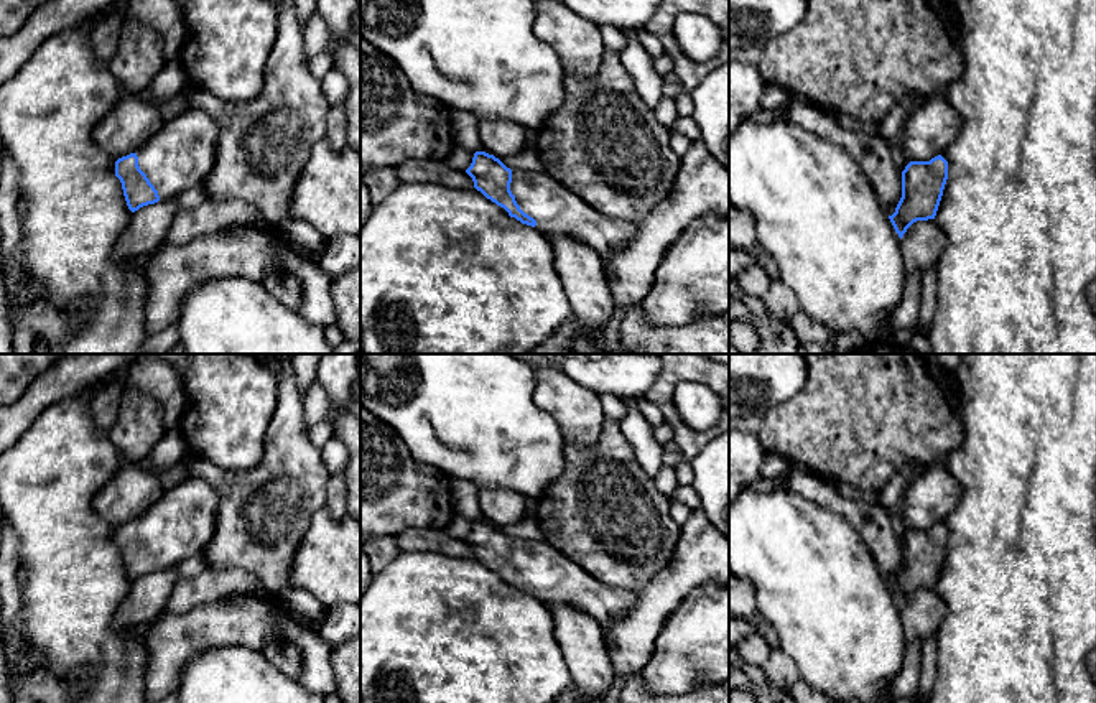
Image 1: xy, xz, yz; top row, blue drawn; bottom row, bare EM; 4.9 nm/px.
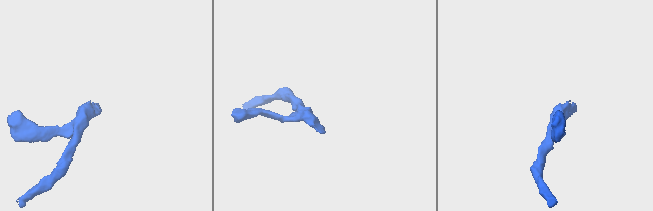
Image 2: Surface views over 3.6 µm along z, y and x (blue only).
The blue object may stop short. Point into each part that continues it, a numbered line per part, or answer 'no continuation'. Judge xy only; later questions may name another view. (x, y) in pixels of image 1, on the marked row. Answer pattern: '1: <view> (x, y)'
1: xy (180, 155)

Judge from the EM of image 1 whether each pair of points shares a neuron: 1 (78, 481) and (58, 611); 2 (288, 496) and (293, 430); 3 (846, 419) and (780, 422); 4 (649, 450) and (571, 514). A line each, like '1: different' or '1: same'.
1: same
2: same
3: same
4: different

